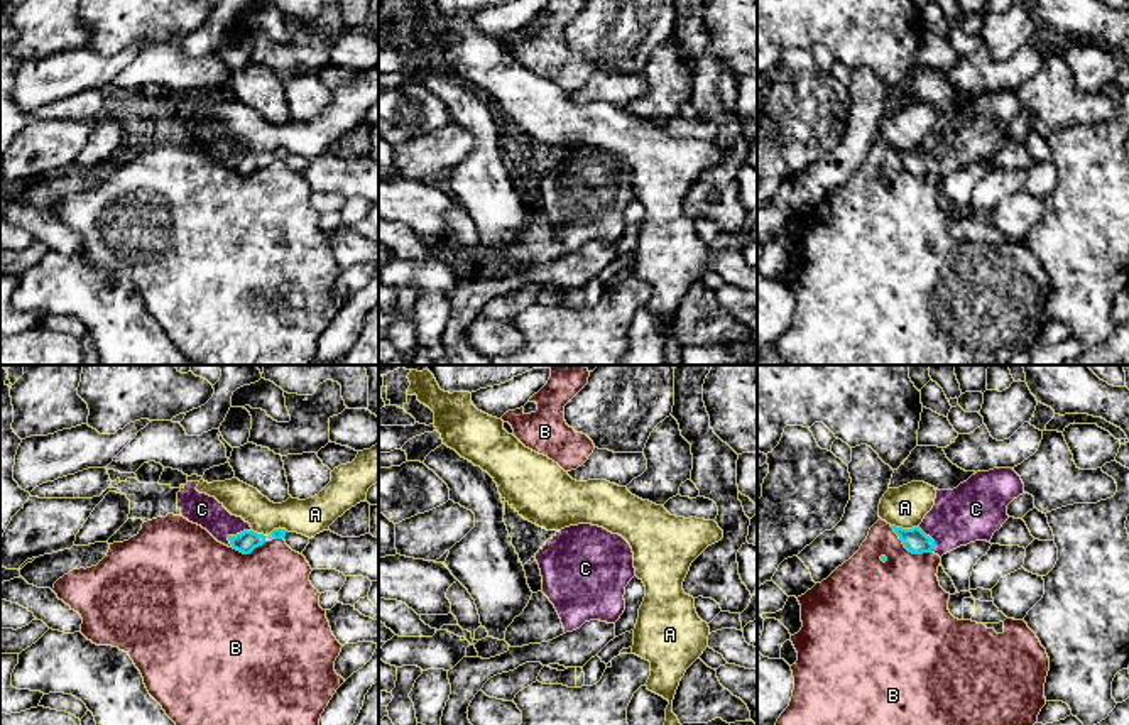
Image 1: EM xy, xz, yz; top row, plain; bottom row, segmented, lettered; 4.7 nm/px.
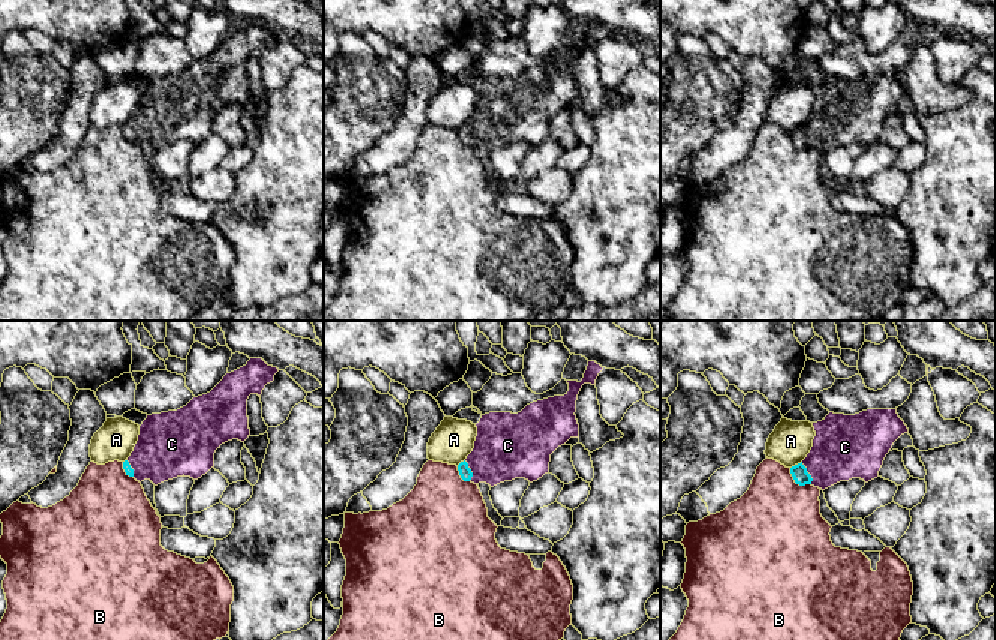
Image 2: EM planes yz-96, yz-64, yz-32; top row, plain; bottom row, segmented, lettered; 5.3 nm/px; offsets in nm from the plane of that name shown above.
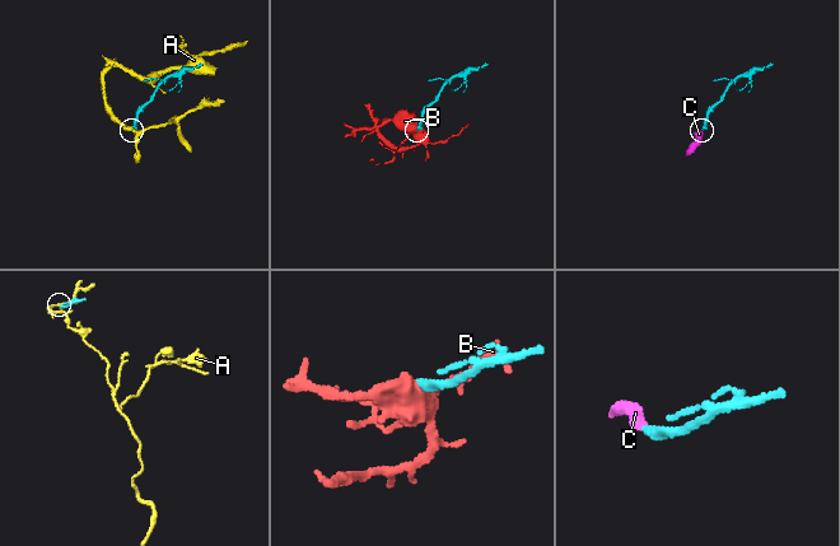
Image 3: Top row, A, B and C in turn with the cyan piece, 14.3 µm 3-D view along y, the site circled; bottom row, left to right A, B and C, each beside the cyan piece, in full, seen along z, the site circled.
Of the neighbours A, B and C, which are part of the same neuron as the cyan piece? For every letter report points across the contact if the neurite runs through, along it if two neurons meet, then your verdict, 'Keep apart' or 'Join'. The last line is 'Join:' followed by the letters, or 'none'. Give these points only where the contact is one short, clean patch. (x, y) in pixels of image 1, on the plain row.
A: Boundary: yz (891, 146), (916, 149). Keep apart
B: Keep apart
C: Path across: xy (247, 163), (237, 156), (201, 130). Join
Join: C

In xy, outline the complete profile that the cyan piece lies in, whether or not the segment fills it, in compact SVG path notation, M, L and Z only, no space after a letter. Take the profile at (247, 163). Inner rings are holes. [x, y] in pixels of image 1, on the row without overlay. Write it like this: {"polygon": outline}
{"polygon": "M188 103L177 113L177 130L193 145L206 150L218 164L250 176L265 162L282 161L286 150L274 150L269 157L257 155L242 139L232 137L215 118L196 112L199 103Z"}

